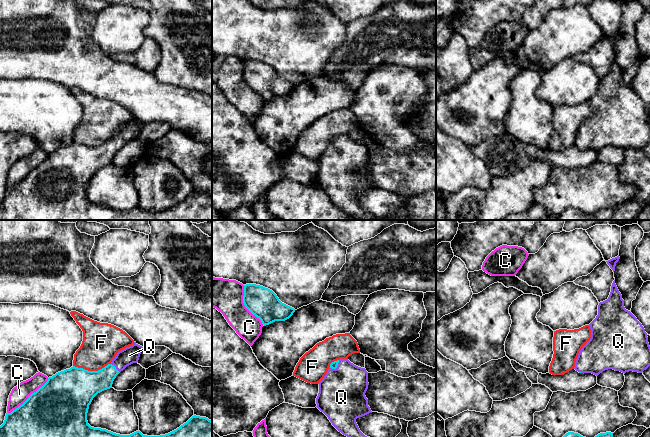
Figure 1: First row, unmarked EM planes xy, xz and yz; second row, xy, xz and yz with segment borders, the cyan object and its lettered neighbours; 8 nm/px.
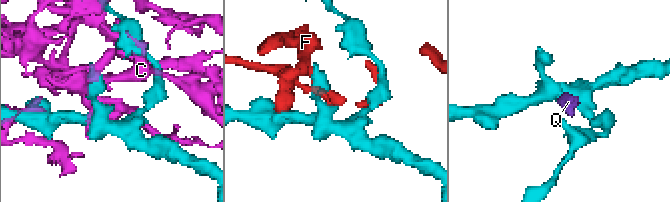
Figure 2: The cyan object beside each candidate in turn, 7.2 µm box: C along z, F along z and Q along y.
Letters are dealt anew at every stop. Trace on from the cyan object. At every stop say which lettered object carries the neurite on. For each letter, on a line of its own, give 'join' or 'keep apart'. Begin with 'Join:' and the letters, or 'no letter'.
Join: Q
C: keep apart
F: keep apart
Q: join

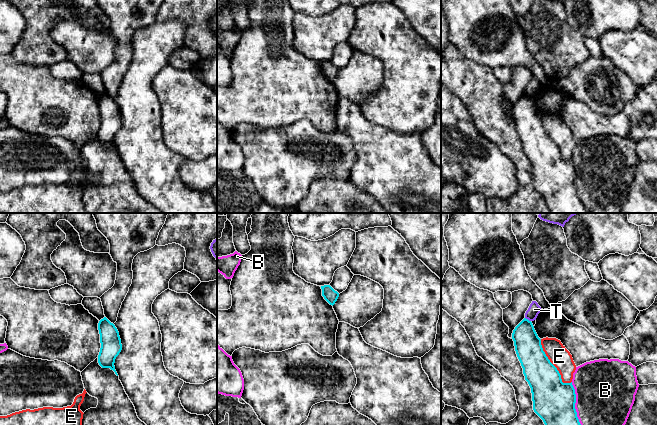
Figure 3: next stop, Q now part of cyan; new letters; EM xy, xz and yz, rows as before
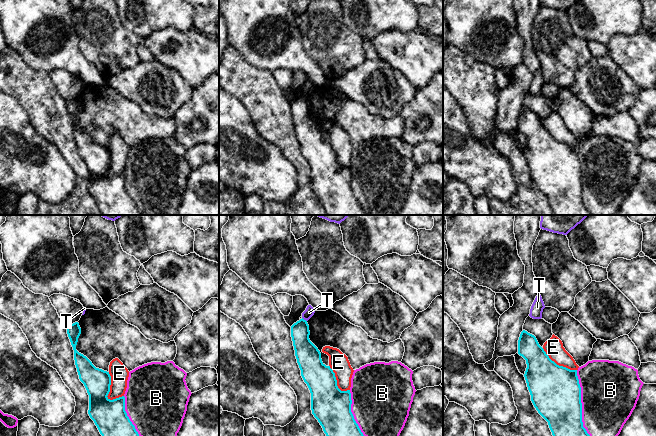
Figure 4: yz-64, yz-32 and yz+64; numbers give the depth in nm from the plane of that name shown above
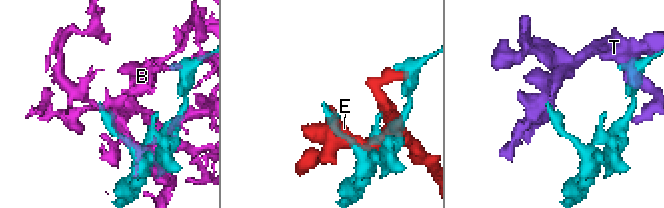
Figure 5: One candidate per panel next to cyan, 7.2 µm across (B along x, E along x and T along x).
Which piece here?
Join: no letter
B: keep apart
E: keep apart
T: keep apart

